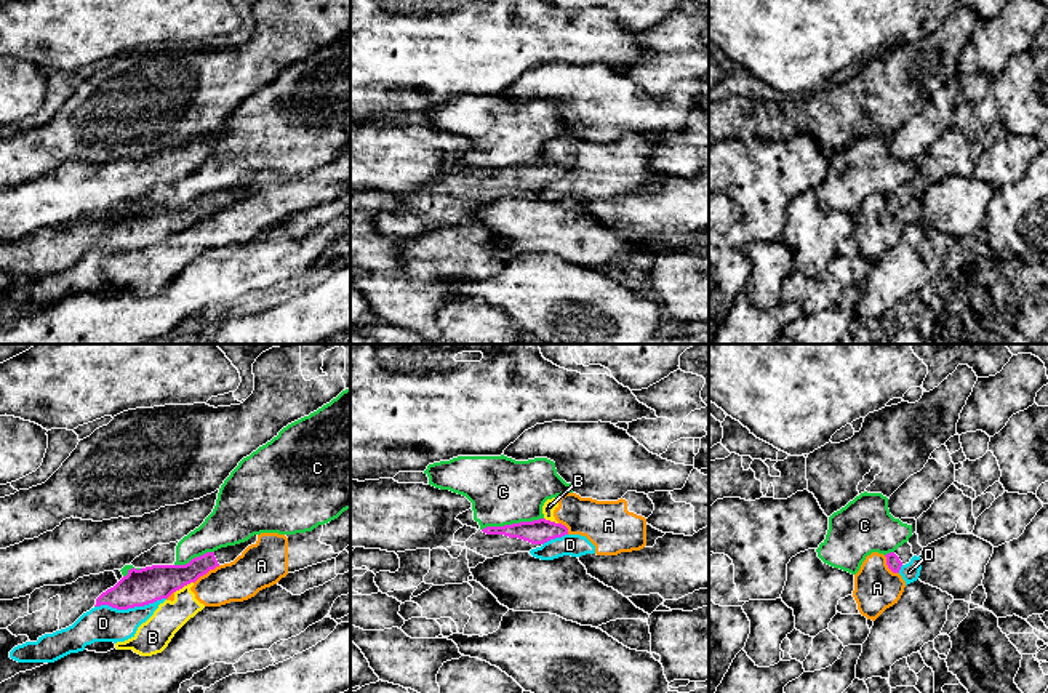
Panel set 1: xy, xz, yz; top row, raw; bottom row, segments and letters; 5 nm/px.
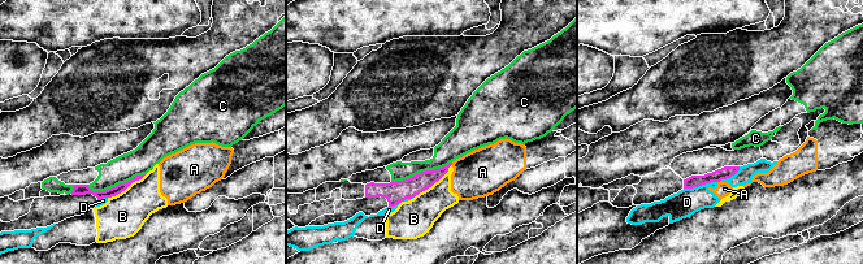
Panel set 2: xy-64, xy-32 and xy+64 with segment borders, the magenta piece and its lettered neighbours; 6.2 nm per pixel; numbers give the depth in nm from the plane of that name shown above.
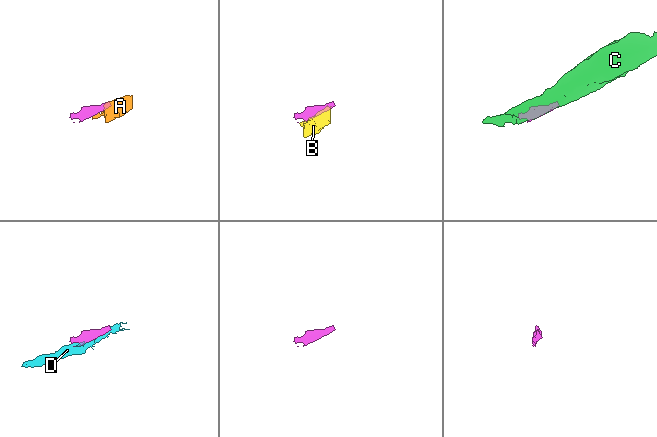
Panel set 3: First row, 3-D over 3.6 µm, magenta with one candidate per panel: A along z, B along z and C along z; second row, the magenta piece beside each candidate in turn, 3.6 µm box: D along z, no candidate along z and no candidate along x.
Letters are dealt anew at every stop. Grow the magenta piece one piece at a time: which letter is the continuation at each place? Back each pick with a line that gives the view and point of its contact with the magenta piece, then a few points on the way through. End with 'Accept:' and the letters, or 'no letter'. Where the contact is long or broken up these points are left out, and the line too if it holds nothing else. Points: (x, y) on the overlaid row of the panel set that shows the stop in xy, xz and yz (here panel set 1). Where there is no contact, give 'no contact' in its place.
Accept: no letter

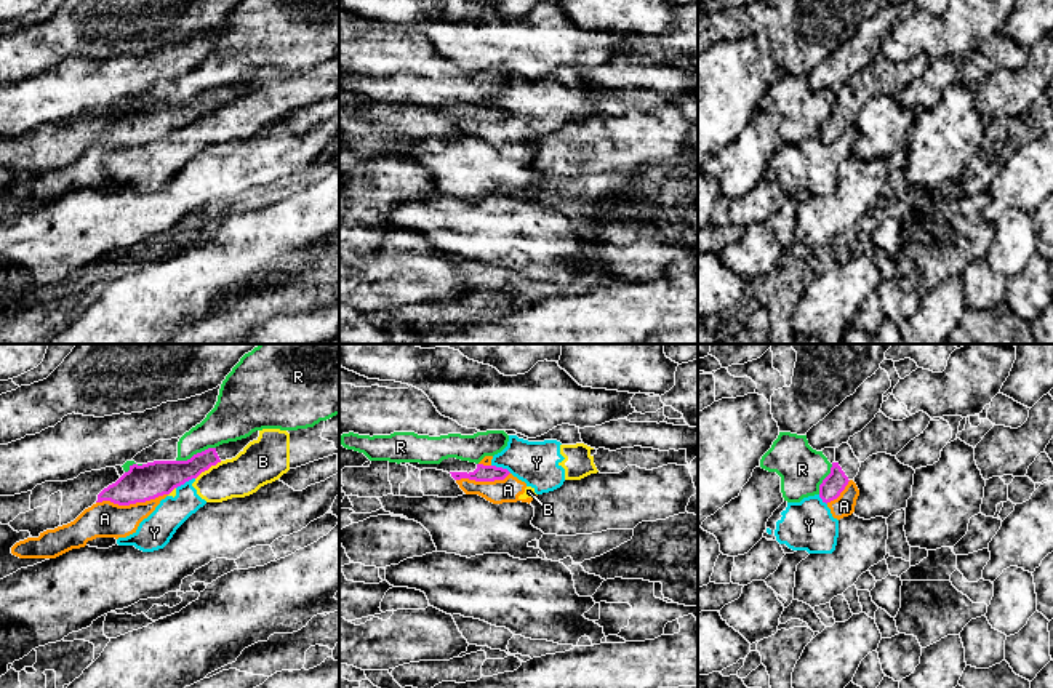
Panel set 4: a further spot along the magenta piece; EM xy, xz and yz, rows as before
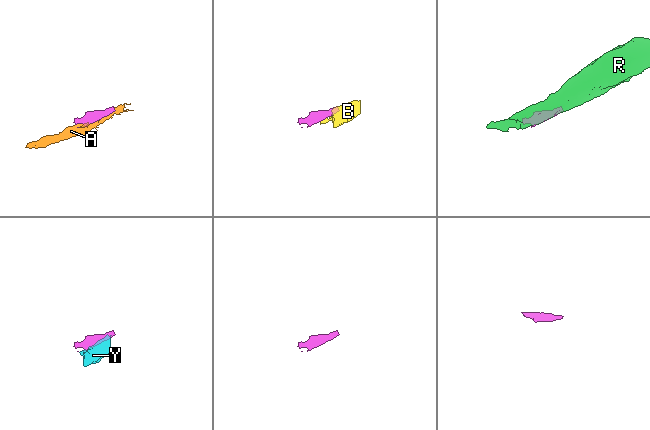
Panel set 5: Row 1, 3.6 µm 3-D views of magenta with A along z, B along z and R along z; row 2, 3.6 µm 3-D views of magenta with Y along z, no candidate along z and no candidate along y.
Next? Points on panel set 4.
Accept: no letter

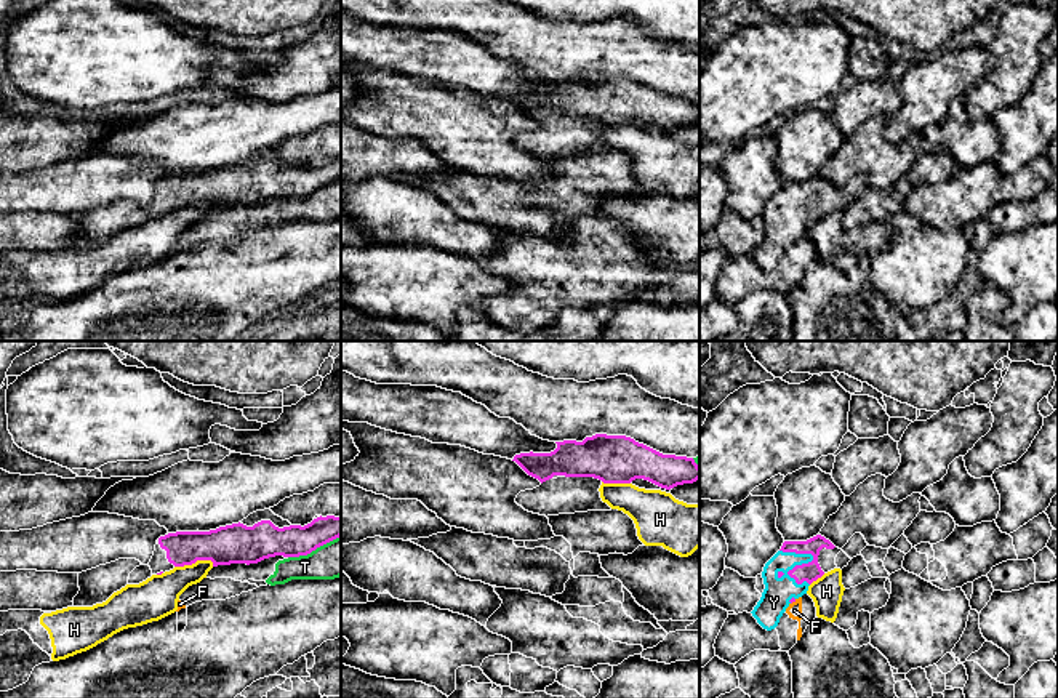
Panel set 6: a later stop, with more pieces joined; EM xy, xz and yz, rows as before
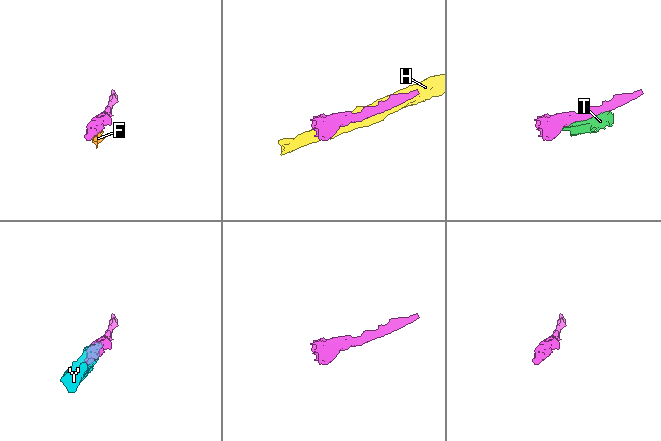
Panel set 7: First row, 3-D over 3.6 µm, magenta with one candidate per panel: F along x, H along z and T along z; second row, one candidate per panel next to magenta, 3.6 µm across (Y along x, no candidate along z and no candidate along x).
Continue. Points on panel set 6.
Y: yz (805, 564) | across yz (810, 572), (805, 564), (788, 572), (775, 599)
Accept: Y

